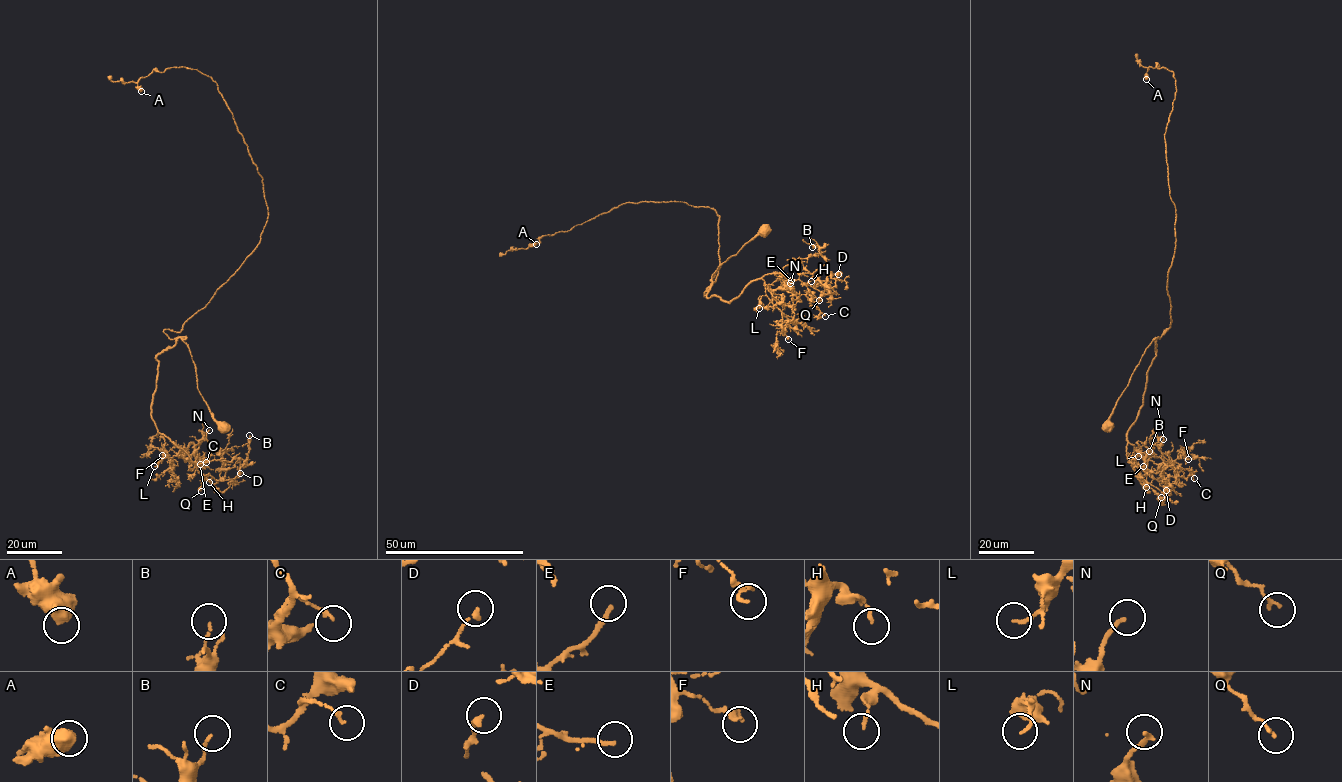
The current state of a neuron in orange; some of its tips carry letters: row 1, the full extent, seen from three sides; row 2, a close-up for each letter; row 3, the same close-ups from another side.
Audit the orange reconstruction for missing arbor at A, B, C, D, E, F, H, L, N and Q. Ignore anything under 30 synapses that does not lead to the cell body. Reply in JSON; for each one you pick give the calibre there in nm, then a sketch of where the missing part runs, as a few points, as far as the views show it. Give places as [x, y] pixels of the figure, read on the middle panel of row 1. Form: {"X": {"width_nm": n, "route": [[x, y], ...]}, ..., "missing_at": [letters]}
{"E": {"width_nm": 180, "route": [[791, 280], [814, 267], [824, 270]]}, "missing_at": ["E"]}

